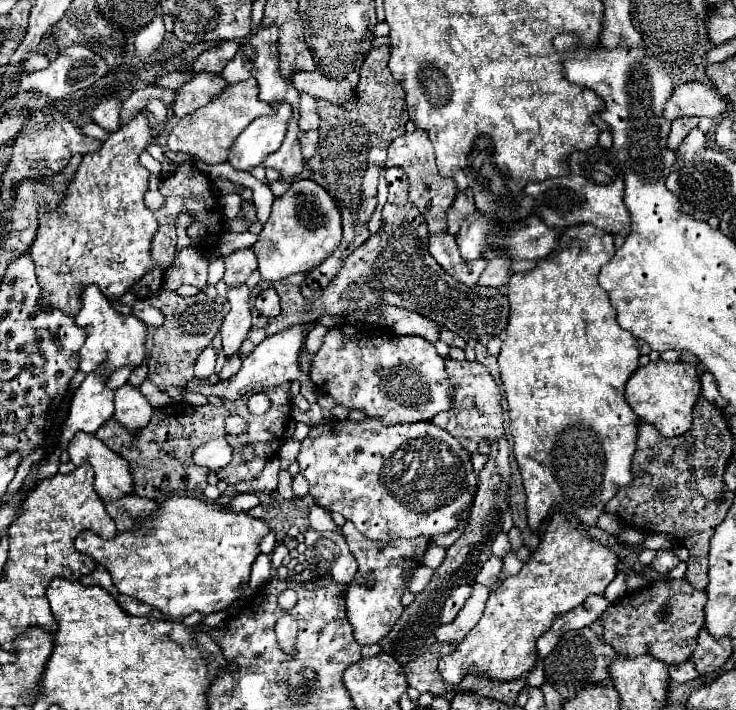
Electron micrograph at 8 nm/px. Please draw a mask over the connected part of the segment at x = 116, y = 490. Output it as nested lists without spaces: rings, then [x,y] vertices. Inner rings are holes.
[[[79,432],[69,442],[67,452],[75,466],[91,462],[95,470],[95,492],[103,502],[111,502],[133,492],[129,462],[109,450],[103,442],[99,442],[99,438]]]

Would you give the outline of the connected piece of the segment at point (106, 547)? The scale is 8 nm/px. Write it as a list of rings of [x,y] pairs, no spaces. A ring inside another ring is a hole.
[[[171,496],[165,500],[151,516],[151,520],[153,522],[145,522],[139,532],[121,532],[115,540],[103,540],[85,530],[77,536],[75,548],[107,568],[119,594],[133,596],[171,618],[185,618],[193,612],[207,616],[229,608],[241,596],[243,586],[249,582],[251,566],[261,554],[259,542],[269,534],[265,520],[257,520],[247,514],[233,514],[219,504],[207,504],[197,498],[181,496]]]

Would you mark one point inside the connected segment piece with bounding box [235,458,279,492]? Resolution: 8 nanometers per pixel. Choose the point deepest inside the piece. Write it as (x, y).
(267, 480)

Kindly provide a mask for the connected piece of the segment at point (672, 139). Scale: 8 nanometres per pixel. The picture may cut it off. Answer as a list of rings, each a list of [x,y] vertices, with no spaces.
[[[677,118],[671,124],[671,134],[669,134],[667,148],[669,150],[677,150],[679,144],[683,142],[683,138],[689,134],[689,130],[697,128],[697,124],[699,124],[699,118]]]

